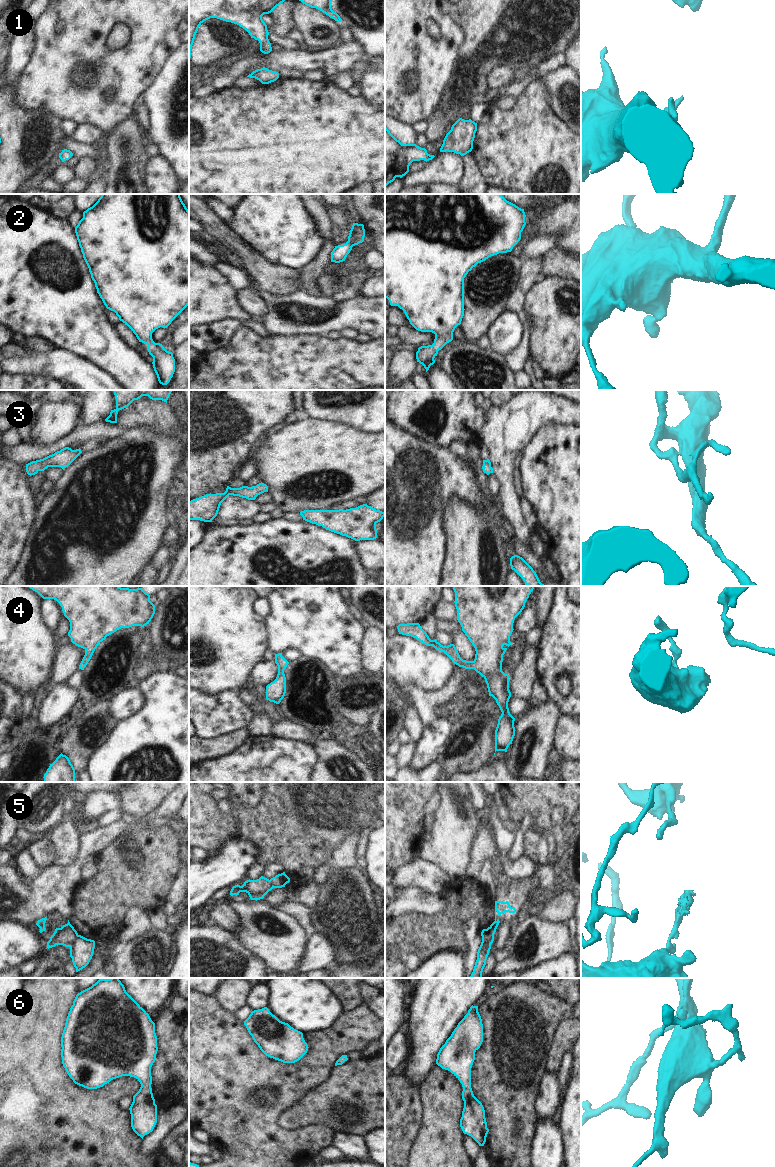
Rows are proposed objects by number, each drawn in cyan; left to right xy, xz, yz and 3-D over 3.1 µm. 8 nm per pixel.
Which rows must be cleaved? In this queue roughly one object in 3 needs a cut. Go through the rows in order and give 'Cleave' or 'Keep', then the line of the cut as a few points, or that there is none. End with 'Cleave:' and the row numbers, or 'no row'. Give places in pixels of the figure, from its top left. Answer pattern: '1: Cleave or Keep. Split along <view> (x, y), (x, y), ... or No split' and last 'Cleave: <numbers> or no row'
1: Keep. No split
2: Keep. No split
3: Keep. No split
4: Keep. No split
5: Cleave. Split along xy (77, 934), (69, 946)
6: Keep. No split
Cleave: 5.

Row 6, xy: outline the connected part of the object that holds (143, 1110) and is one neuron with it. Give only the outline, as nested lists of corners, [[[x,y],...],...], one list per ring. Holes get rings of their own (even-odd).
[[[119,978],[99,979],[76,995],[66,1019],[61,1047],[63,1067],[79,1086],[97,1089],[122,1076],[136,1078],[141,1087],[129,1108],[131,1127],[142,1139],[153,1131],[157,1123],[157,1105],[151,1088],[151,1067],[158,1051],[155,1023],[126,992]]]

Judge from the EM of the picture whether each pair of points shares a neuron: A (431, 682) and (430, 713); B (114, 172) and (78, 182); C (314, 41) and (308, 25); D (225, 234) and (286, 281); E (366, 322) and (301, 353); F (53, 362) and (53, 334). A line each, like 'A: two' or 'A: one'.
A: two
B: two
C: one
D: one
E: two
F: two

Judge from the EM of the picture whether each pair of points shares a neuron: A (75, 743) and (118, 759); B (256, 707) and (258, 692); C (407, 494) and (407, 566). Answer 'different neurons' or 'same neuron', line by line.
A: different neurons
B: same neuron
C: same neuron

